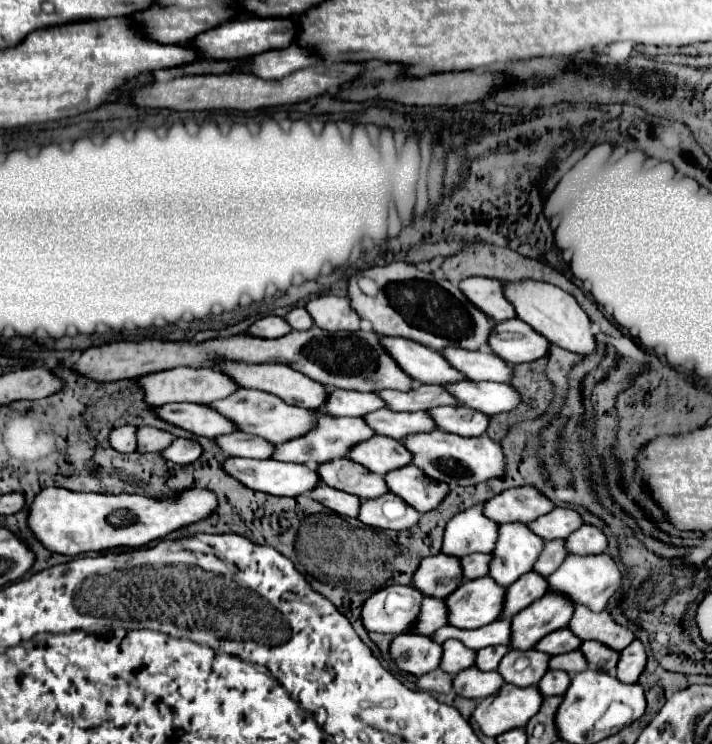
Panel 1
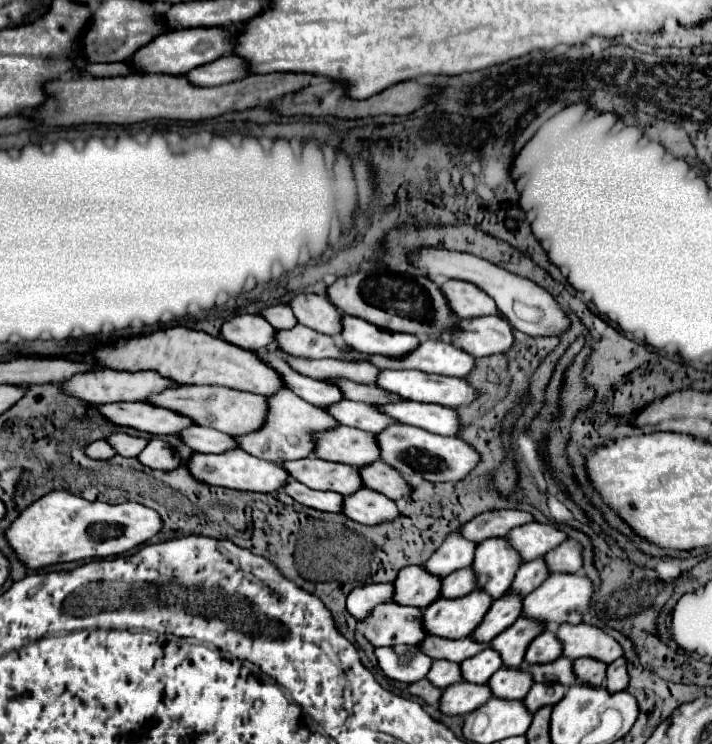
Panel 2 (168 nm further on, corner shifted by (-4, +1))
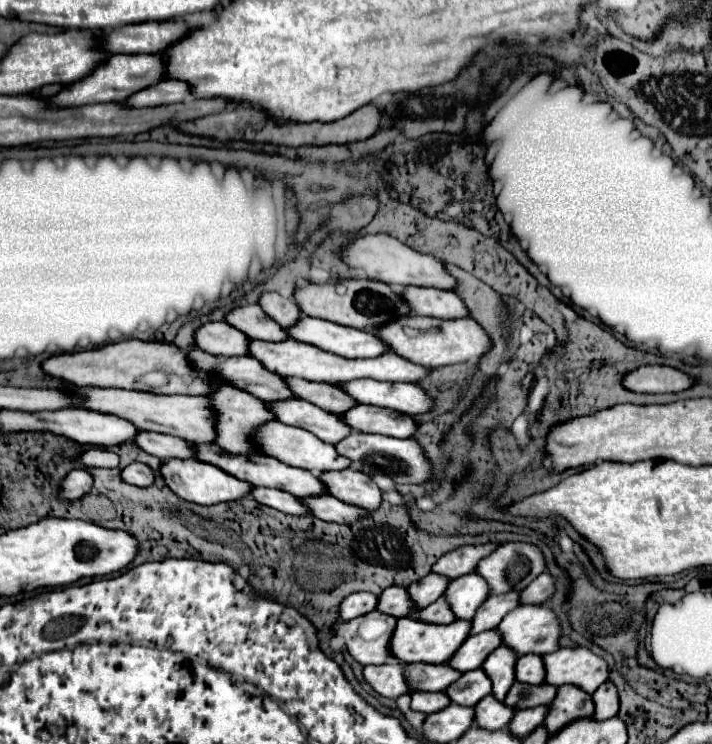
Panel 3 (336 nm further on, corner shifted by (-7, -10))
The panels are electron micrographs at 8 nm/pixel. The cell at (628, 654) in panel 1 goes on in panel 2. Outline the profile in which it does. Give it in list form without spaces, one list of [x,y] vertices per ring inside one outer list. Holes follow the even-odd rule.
[[[623,656],[619,660],[615,660],[615,662],[609,664],[605,688],[609,692],[619,692],[619,690],[627,688],[627,660]]]

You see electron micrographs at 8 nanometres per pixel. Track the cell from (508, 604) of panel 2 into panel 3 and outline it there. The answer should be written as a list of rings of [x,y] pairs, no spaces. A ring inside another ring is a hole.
[[[486,631],[474,637],[468,637],[456,651],[456,655],[450,657],[448,665],[452,665],[456,671],[460,673],[468,673],[478,669],[484,659],[496,649],[500,647],[502,637],[498,635],[498,631]]]

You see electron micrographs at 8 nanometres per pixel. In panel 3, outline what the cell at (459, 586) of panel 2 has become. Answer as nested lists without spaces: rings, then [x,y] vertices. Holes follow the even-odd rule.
[[[436,599],[430,607],[418,611],[418,621],[434,623],[434,625],[450,625],[454,621],[454,613],[450,611],[446,599]]]

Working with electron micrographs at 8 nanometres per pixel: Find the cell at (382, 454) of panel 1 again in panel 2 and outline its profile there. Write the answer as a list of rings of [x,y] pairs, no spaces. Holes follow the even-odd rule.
[[[339,426],[331,432],[321,432],[317,438],[317,456],[331,462],[343,462],[355,468],[379,460],[379,442],[371,432]]]

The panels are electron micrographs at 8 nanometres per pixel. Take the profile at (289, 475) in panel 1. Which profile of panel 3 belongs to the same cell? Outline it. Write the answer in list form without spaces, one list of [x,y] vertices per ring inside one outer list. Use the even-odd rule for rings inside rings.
[[[168,459],[160,465],[160,475],[162,475],[166,487],[170,487],[170,491],[174,491],[180,499],[186,499],[186,501],[198,503],[198,505],[216,505],[222,501],[234,501],[238,497],[248,495],[248,491],[252,489],[250,483],[240,481],[232,475],[226,475],[218,467],[212,467],[212,465],[196,461],[196,459]]]

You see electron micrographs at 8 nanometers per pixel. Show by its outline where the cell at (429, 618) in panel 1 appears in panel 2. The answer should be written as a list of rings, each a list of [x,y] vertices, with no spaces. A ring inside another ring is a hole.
[[[381,604],[371,616],[365,620],[365,636],[367,640],[379,646],[395,646],[395,644],[419,644],[427,636],[423,632],[423,624],[419,624],[419,616],[423,616],[423,608],[399,606],[399,604]]]

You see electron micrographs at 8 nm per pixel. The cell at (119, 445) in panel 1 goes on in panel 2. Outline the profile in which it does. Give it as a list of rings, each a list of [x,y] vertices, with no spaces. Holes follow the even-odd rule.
[[[95,440],[87,448],[87,456],[97,458],[97,460],[107,460],[107,458],[113,458],[115,456],[115,450],[109,448],[107,440]]]

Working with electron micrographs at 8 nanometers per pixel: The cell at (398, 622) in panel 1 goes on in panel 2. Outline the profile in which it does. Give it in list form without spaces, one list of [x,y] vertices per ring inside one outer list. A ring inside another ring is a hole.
[[[391,584],[359,586],[349,594],[347,610],[353,614],[353,618],[357,618],[361,622],[363,616],[367,616],[367,612],[371,612],[371,608],[391,602],[391,596],[393,596]]]

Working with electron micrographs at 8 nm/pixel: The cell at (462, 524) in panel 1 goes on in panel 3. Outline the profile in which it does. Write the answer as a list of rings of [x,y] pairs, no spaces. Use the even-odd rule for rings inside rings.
[[[434,573],[426,575],[426,577],[420,579],[418,583],[412,583],[412,585],[408,587],[408,595],[410,595],[412,603],[414,603],[414,609],[420,611],[422,607],[428,607],[430,603],[434,603],[434,601],[444,593],[446,585],[448,585],[446,577],[434,575]]]

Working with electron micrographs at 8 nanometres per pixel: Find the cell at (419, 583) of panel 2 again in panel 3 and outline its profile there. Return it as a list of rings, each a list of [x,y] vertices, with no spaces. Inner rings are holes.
[[[388,587],[386,591],[382,591],[382,595],[378,595],[378,607],[376,609],[386,613],[386,615],[394,615],[398,619],[414,615],[412,601],[410,601],[404,587]]]

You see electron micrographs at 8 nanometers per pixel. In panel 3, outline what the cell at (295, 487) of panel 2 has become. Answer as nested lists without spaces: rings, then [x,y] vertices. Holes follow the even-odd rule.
[[[254,487],[254,491],[250,491],[250,497],[254,497],[254,501],[258,501],[260,505],[274,507],[274,509],[290,513],[290,515],[310,515],[310,511],[306,511],[306,507],[300,507],[300,501],[294,495],[280,491],[280,489]]]

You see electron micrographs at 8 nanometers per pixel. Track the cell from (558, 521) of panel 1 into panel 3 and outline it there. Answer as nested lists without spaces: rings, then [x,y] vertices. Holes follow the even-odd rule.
[[[506,543],[484,557],[474,573],[488,583],[490,597],[506,591],[522,591],[540,573],[544,573],[544,555],[530,543]]]

